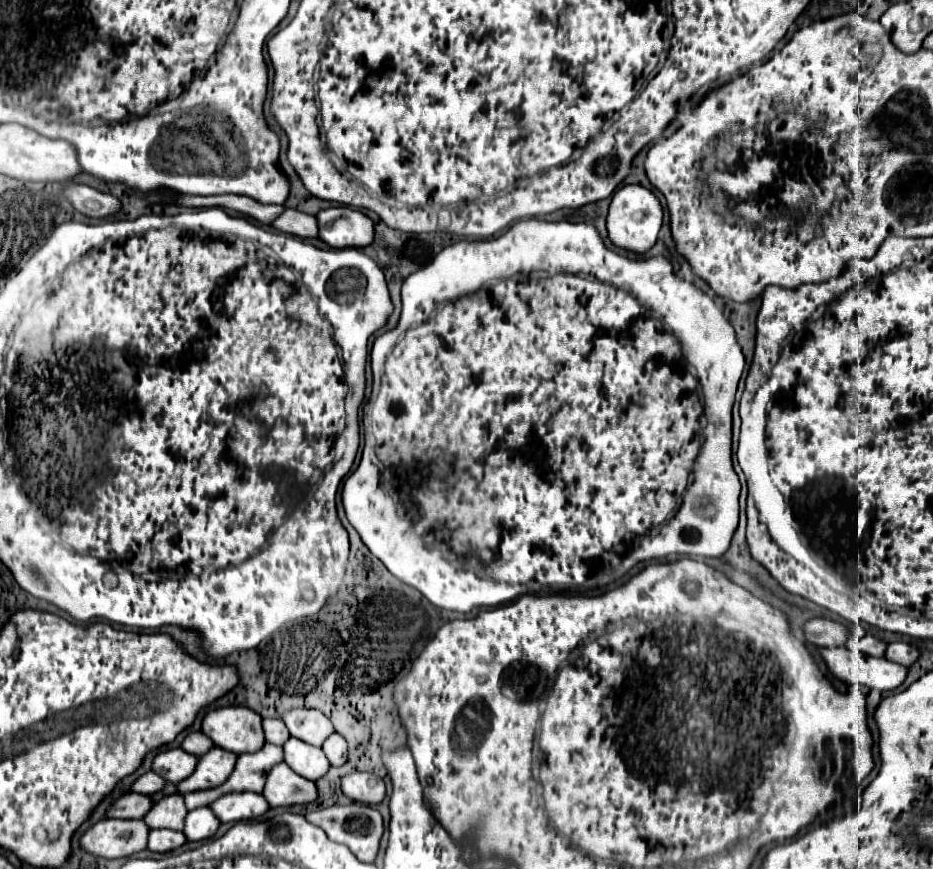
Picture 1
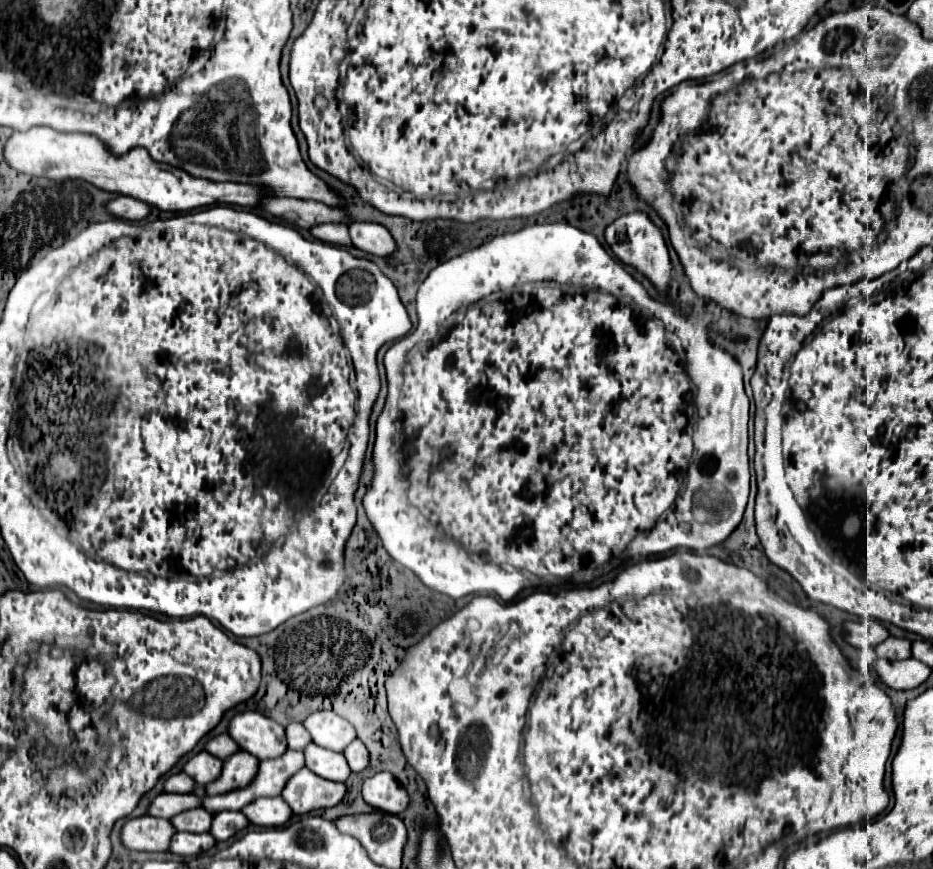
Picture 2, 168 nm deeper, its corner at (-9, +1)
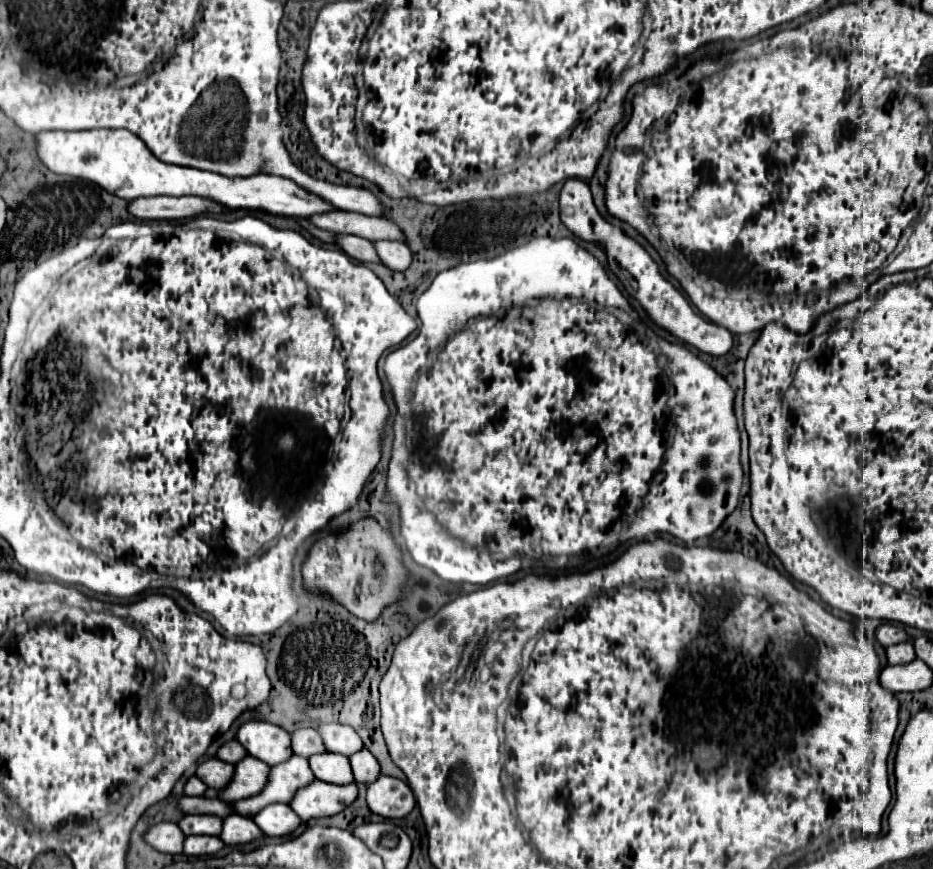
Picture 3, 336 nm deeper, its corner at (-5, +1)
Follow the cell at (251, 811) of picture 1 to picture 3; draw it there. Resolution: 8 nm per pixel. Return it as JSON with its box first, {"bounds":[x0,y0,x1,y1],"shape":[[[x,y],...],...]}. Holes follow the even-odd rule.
{"bounds":[253,804,301,836],"shape":[[[271,804],[263,808],[253,822],[267,834],[267,836],[287,836],[297,830],[301,824],[301,818],[291,810],[289,804]]]}

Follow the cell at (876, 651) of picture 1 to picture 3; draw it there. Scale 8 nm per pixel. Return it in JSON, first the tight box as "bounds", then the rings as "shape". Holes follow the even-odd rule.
{"bounds":[887,642,915,664],"shape":[[[911,642],[893,644],[887,648],[887,662],[889,664],[909,664],[911,660],[915,660],[915,650],[913,650]]]}

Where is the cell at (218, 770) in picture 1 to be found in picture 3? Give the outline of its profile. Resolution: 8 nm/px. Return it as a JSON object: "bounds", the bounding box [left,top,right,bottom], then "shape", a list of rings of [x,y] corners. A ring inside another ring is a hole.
{"bounds":[219,756,269,802],"shape":[[[245,756],[241,762],[235,764],[233,780],[225,790],[219,792],[219,798],[225,802],[235,802],[237,798],[251,798],[265,786],[265,780],[269,780],[269,766],[261,762],[259,758]]]}

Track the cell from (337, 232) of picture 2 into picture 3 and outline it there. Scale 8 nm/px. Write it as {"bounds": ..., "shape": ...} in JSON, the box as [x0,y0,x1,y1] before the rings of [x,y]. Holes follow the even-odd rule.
{"bounds":[337,236,381,262],"shape":[[[339,236],[339,240],[337,240],[337,244],[339,244],[339,248],[343,250],[343,252],[347,252],[351,258],[355,258],[355,260],[361,260],[361,262],[381,262],[379,258],[377,258],[377,250],[375,250],[375,246],[373,246],[373,242],[371,240],[365,240],[365,238],[359,238],[359,236]]]}

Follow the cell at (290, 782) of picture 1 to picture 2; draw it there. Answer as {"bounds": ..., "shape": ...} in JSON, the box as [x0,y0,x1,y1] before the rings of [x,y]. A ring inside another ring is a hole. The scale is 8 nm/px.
{"bounds":[281,768,345,814],"shape":[[[301,768],[281,792],[281,798],[291,806],[295,814],[307,814],[311,810],[329,808],[341,802],[345,796],[345,784],[323,780],[307,768]]]}

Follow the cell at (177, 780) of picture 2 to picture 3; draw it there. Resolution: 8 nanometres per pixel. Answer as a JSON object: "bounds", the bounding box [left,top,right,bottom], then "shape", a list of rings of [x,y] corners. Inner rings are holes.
{"bounds":[185,776,205,796],"shape":[[[197,776],[189,778],[187,784],[185,784],[185,794],[187,794],[187,796],[203,796],[203,794],[205,794],[203,782],[201,782]]]}

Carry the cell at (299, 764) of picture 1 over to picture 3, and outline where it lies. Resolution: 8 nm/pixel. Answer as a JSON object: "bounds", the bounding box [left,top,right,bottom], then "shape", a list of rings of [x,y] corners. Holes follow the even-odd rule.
{"bounds":[309,752,355,784],"shape":[[[327,752],[327,754],[311,756],[309,766],[311,766],[317,780],[323,780],[329,784],[351,784],[351,782],[355,782],[349,758],[345,758],[343,754]]]}

